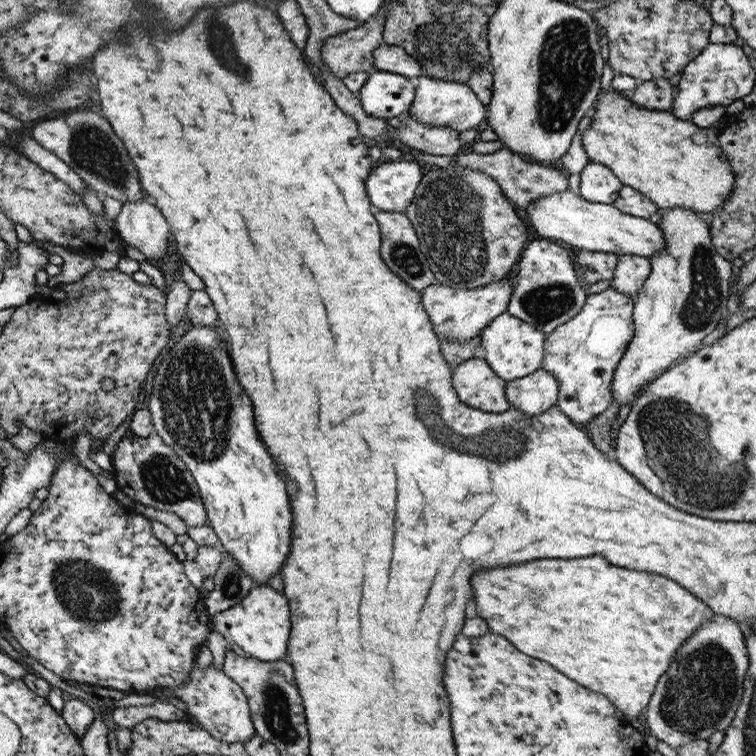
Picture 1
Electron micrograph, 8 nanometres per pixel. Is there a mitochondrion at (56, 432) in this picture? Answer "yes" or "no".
no

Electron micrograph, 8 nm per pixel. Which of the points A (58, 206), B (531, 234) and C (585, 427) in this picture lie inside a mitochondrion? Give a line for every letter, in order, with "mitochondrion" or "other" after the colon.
A: other
B: other
C: other

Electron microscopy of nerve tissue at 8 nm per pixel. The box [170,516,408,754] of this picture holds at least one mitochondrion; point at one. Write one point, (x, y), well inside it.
(277, 716)

